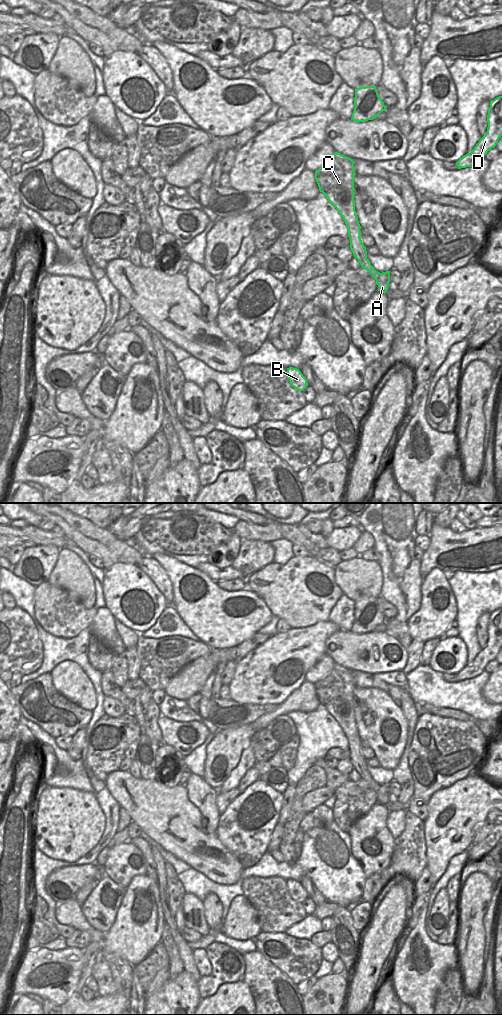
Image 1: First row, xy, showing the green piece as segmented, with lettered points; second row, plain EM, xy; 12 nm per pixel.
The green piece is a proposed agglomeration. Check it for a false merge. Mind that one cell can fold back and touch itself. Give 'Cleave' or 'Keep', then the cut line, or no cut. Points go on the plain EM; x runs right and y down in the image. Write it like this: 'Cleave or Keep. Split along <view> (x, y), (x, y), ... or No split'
Cleave. Split along xy (381, 785), (384, 785), (389, 793).

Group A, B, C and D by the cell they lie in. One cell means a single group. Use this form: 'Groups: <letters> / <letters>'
Groups: A C / B D.

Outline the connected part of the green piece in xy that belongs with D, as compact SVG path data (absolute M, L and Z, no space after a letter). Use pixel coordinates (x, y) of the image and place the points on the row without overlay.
M502 608L490 613L487 635L486 646L470 665L467 665L456 674L458 681L472 679L480 675L487 664L495 660L499 650L502 648Z

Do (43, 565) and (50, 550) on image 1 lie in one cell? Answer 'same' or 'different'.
same

